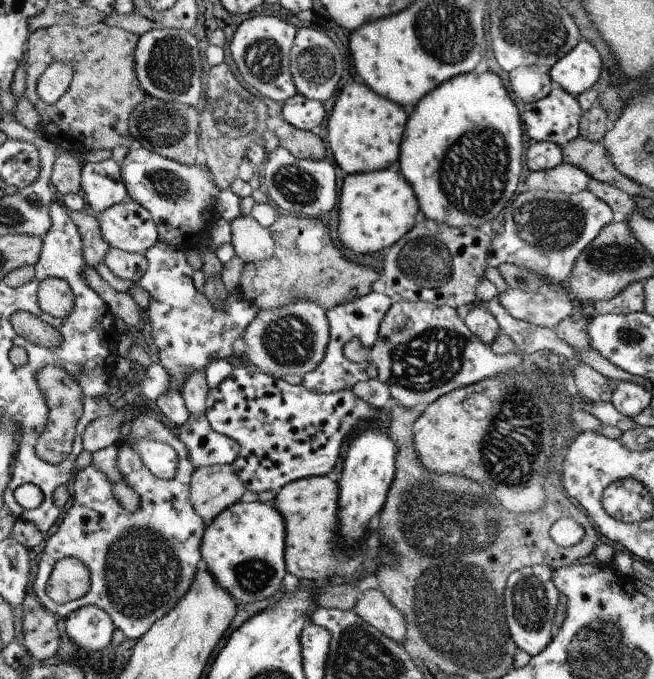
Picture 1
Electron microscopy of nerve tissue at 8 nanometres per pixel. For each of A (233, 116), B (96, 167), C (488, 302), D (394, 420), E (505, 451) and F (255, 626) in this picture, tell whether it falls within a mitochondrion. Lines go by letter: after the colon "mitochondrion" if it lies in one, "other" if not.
A: mitochondrion
B: other
C: other
D: other
E: mitochondrion
F: other

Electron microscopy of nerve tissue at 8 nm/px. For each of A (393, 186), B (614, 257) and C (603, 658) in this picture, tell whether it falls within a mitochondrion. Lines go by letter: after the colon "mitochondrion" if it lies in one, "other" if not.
A: other
B: mitochondrion
C: mitochondrion

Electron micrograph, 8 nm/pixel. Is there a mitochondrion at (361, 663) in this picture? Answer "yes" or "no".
yes

